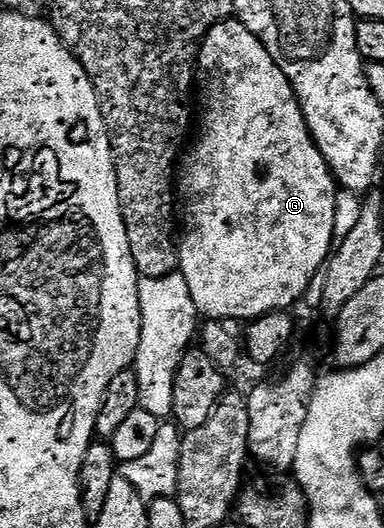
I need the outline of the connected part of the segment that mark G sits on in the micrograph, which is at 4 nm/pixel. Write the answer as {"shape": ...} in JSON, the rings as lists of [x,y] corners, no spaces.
{"shape":[[[235,17],[226,18],[223,22],[214,24],[208,35],[198,47],[195,65],[198,67],[198,98],[200,94],[200,106],[204,111],[199,111],[198,125],[194,130],[196,143],[192,151],[185,153],[182,165],[178,170],[178,214],[184,217],[184,222],[189,230],[178,238],[178,273],[185,280],[185,286],[189,289],[189,298],[196,305],[197,311],[205,319],[227,320],[226,318],[244,318],[243,320],[255,320],[263,318],[266,314],[283,311],[284,306],[292,306],[301,301],[312,277],[325,265],[329,257],[330,249],[334,244],[335,208],[338,190],[335,185],[324,186],[326,179],[326,167],[324,157],[316,147],[316,141],[304,122],[304,114],[300,110],[300,104],[296,101],[296,94],[292,86],[286,80],[286,76],[274,64],[270,52],[250,33]]]}

